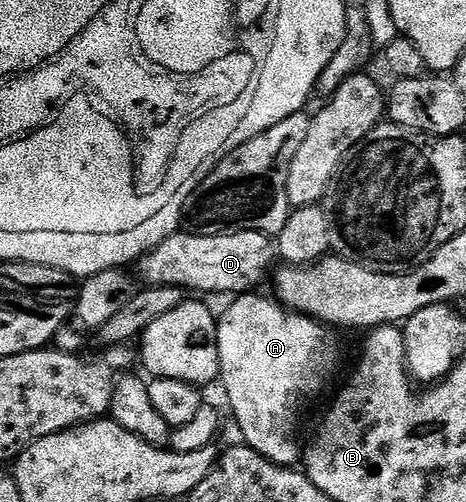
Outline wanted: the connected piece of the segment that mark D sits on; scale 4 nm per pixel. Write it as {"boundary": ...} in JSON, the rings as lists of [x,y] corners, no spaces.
{"boundary":[[[187,232],[172,234],[162,244],[148,251],[135,263],[134,270],[145,287],[173,286],[185,292],[197,290],[200,294],[228,294],[239,296],[247,294],[273,269],[272,261],[277,261],[278,250],[273,239],[262,232],[238,232],[218,236],[198,236]]]}

